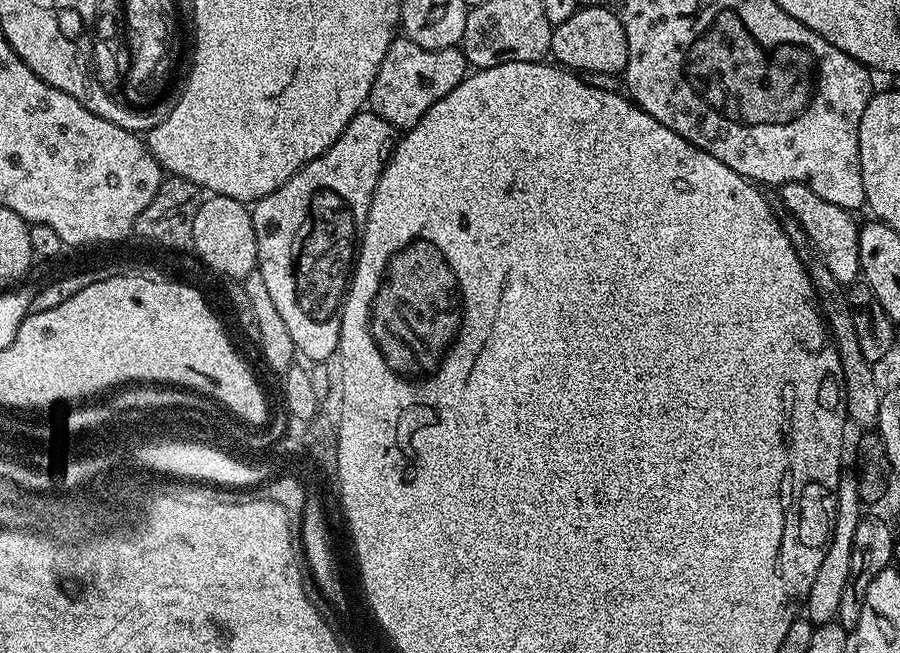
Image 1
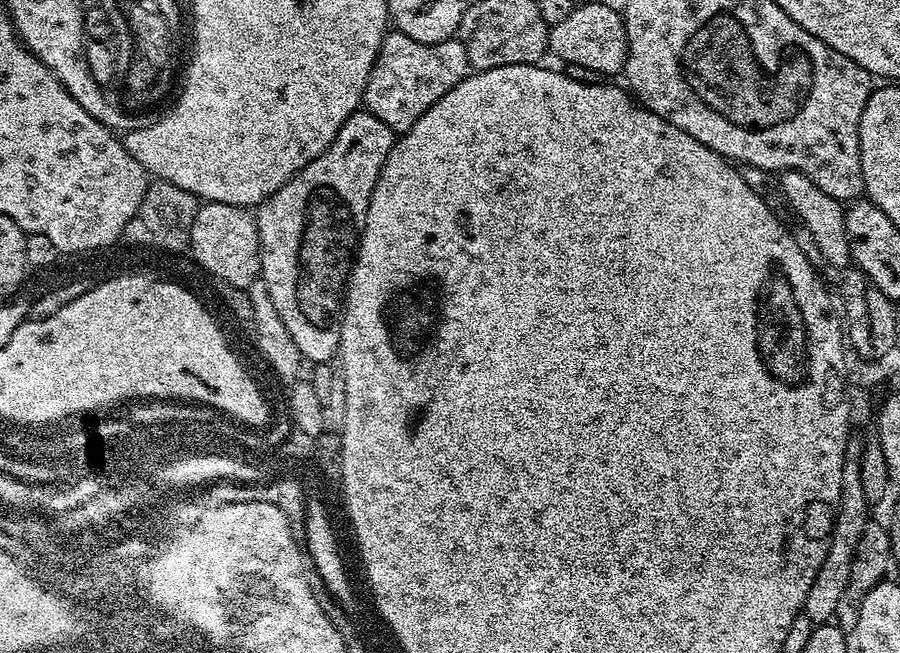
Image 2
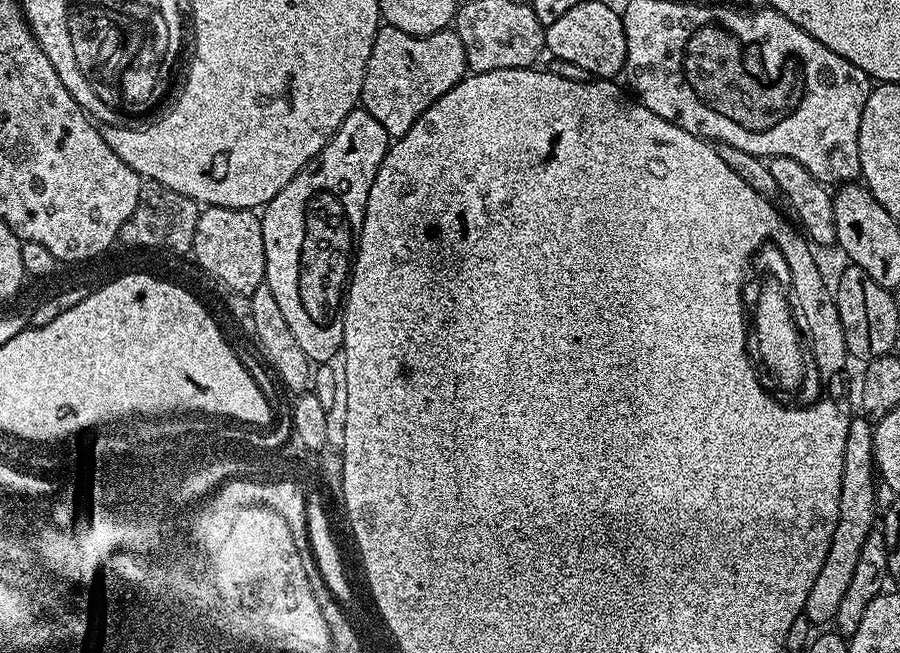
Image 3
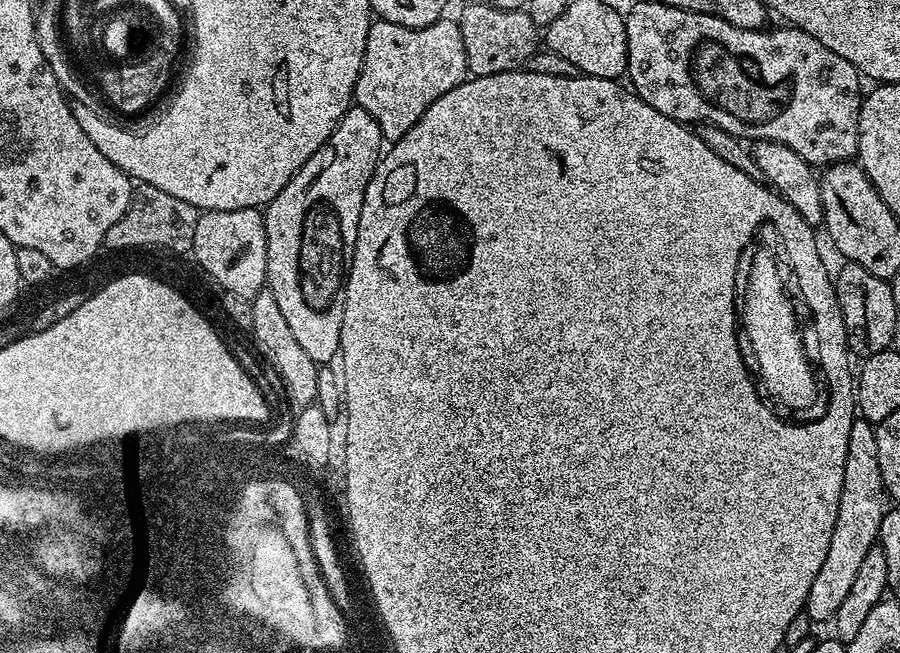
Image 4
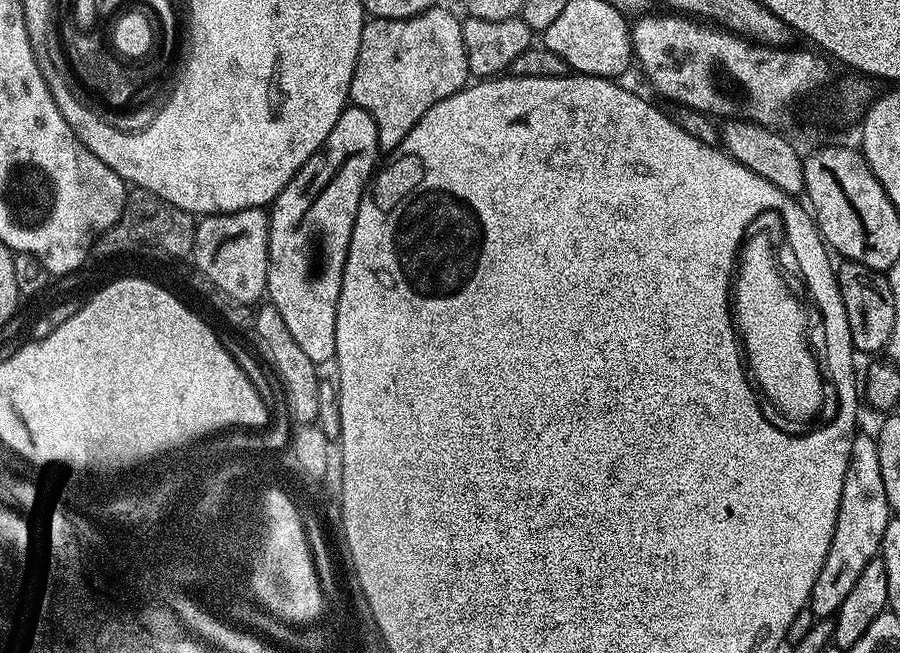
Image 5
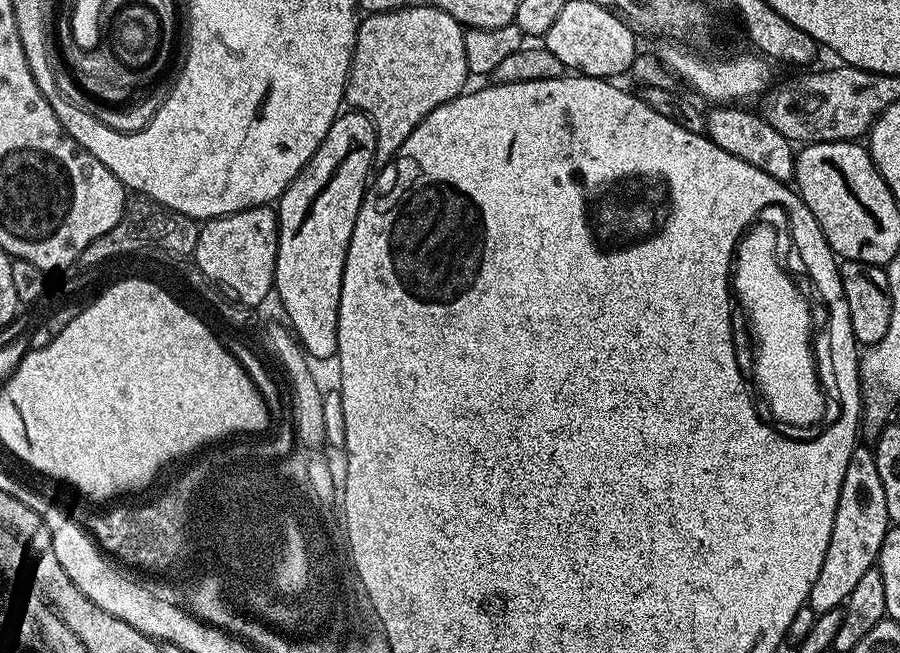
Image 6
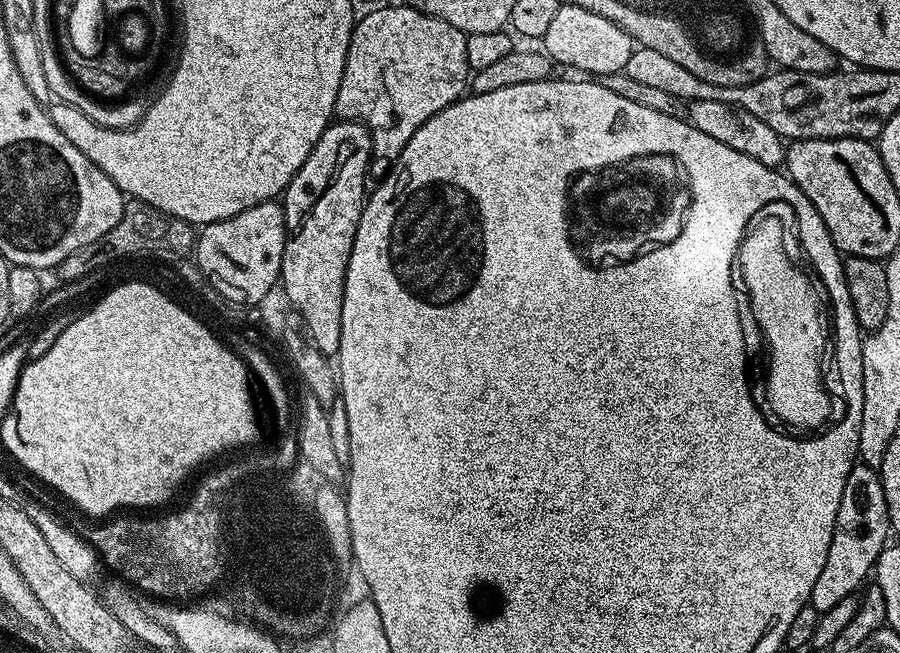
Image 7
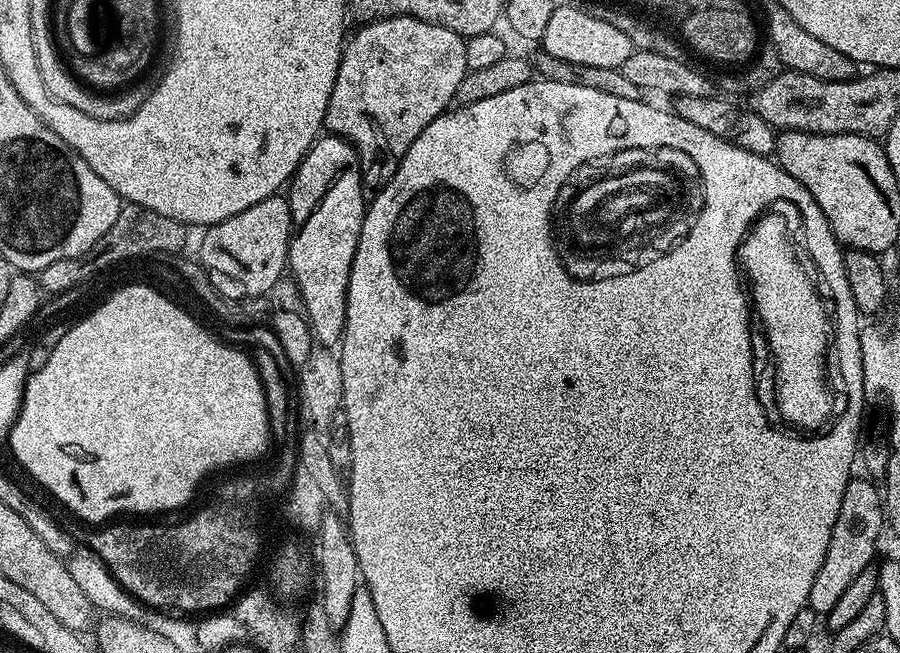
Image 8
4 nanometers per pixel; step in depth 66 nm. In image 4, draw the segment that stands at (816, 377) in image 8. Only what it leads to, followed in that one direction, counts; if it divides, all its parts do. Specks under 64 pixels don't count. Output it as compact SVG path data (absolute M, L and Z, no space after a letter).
M768 248L758 249L748 268L748 289L745 292L743 289L742 292L742 332L746 337L747 347L748 344L752 347L752 356L760 367L758 380L763 391L788 408L810 407L816 400L817 373L814 371L813 361L811 364L804 353L804 340L800 337L799 326L796 325L792 300L784 289L780 268Z

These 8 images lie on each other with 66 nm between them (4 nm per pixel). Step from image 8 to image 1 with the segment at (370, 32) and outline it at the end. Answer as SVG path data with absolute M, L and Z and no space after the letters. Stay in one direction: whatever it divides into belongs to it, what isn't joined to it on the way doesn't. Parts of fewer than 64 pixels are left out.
M397 38L392 41L390 50L386 50L378 74L372 79L366 104L374 114L390 122L397 130L407 130L415 126L422 114L438 102L438 98L446 98L454 86L461 84L469 72L468 59L459 47L426 50L413 40Z

